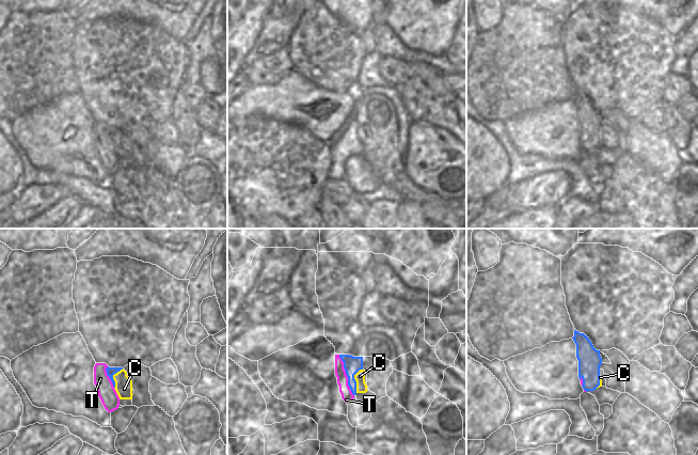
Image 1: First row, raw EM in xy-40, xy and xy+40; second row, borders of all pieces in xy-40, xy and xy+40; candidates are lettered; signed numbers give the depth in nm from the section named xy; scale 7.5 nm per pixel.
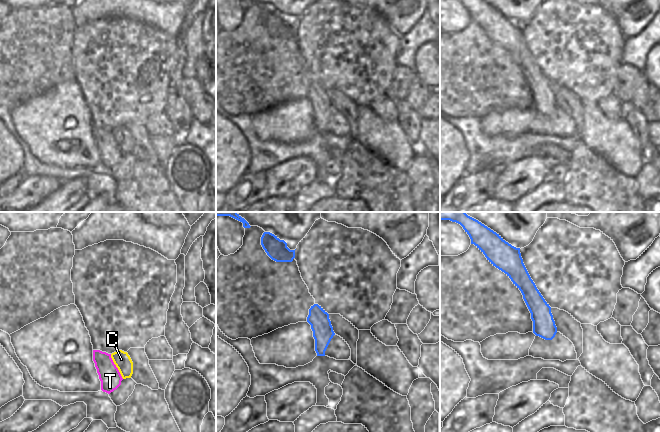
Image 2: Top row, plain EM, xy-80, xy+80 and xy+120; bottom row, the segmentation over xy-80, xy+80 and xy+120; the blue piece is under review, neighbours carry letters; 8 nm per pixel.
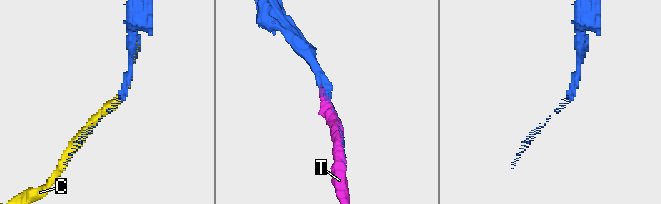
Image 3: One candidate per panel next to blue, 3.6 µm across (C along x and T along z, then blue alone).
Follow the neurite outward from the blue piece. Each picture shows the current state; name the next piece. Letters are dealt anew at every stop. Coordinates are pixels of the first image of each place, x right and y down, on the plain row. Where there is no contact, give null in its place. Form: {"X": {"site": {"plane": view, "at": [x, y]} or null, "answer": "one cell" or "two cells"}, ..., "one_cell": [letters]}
{"C": {"site": {"plane": "xy", "at": [354, 141]}, "answer": "two cells"}, "T": {"site": {"plane": "xy", "at": [346, 135]}, "answer": "one cell"}, "one_cell": ["T"]}

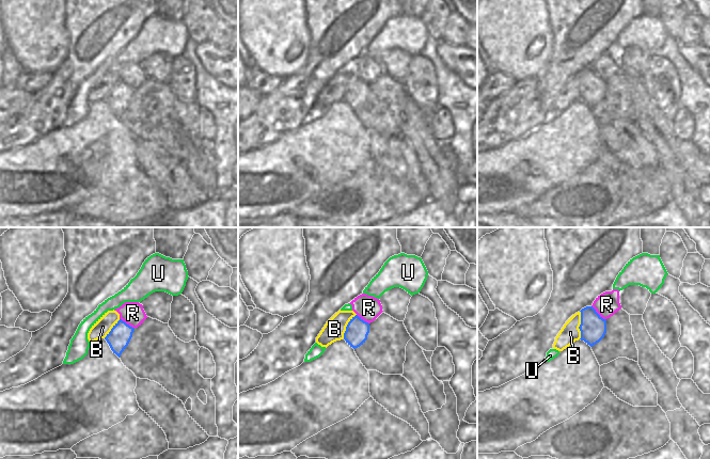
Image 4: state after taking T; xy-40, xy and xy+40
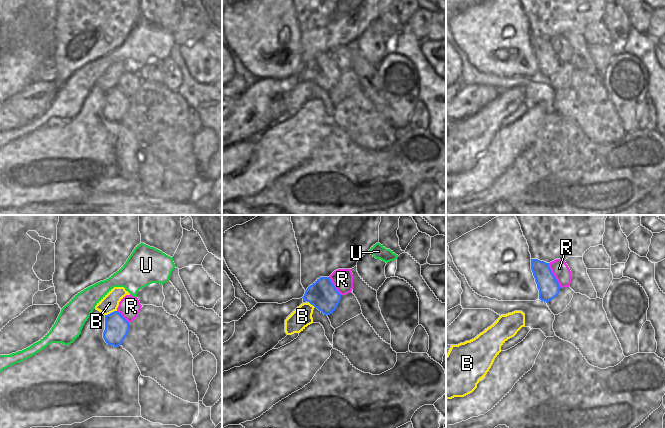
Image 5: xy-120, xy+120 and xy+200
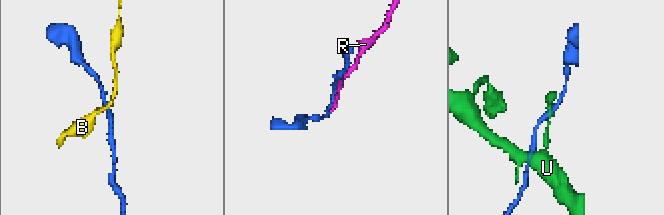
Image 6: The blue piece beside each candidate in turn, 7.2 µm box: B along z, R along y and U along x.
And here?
{"B": {"site": {"plane": "xy+40", "at": [580, 85]}, "answer": "two cells"}, "R": {"site": {"plane": "xy+40", "at": [597, 74]}, "answer": "two cells"}, "U": {"site": null, "answer": "two cells"}, "one_cell": []}

